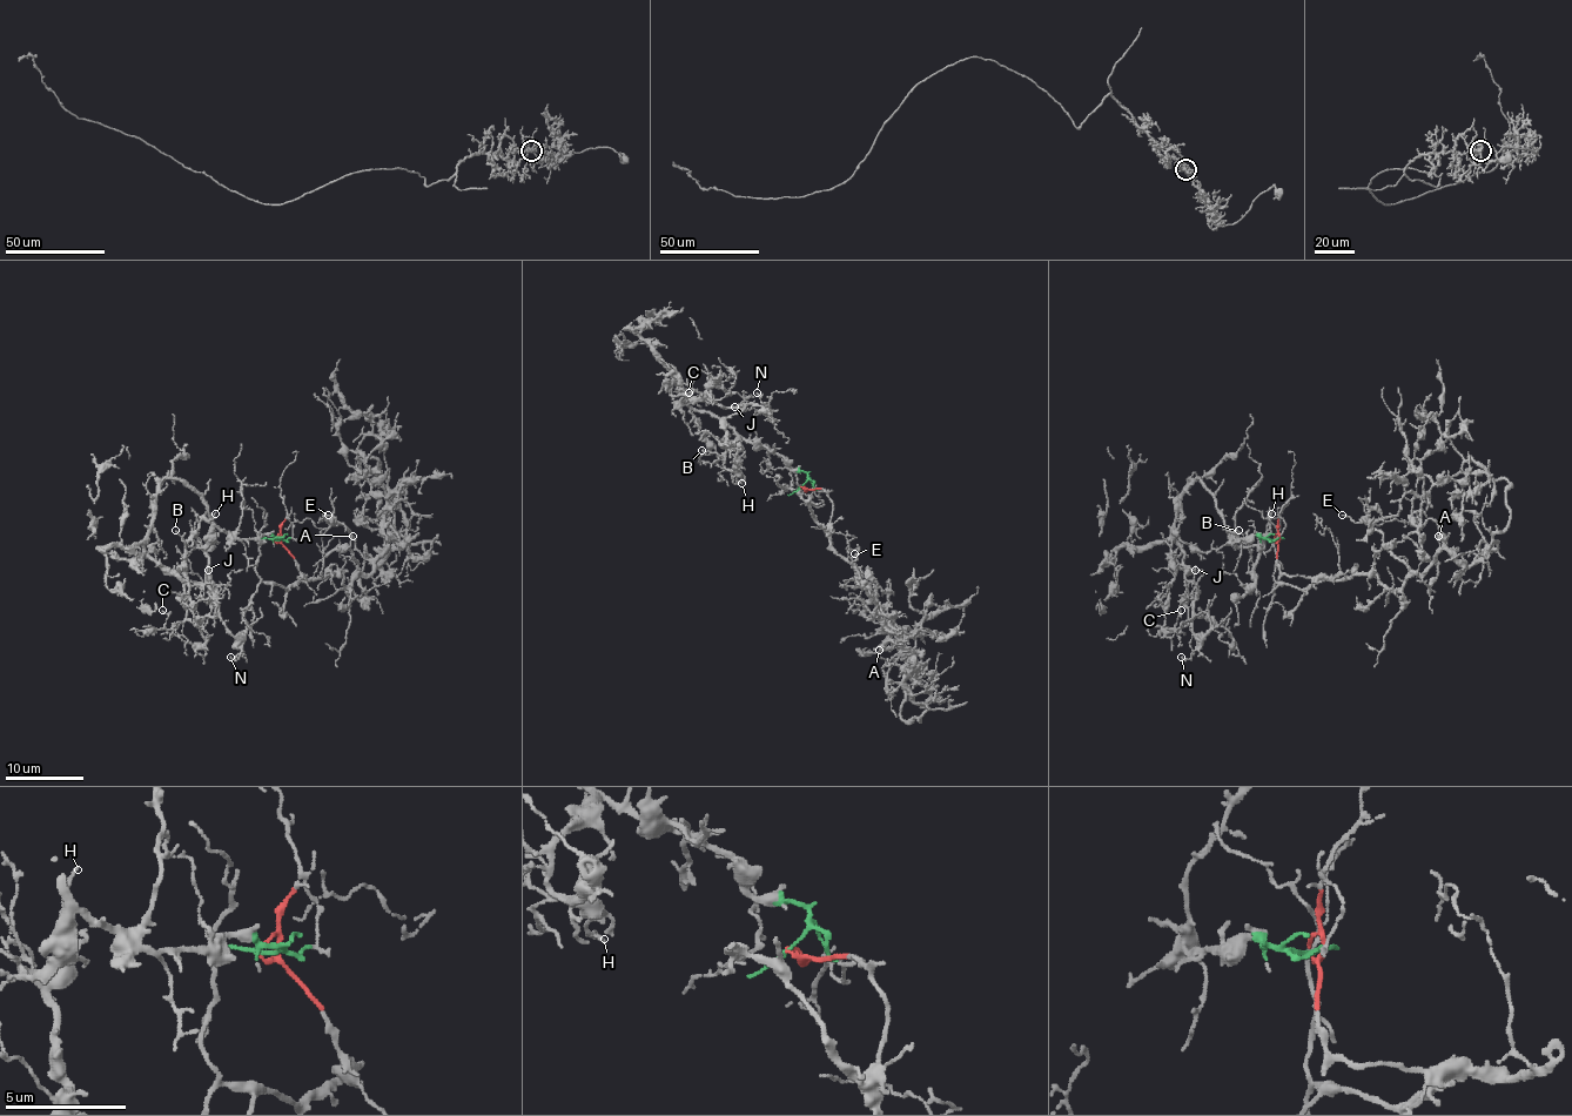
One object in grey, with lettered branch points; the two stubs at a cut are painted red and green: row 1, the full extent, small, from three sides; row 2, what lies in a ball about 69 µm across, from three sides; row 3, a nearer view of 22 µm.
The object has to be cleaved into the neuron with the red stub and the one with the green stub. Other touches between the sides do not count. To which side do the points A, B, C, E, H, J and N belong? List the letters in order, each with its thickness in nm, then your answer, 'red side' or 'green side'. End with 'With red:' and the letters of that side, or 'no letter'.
A: calibre 170 nm; red side
B: calibre 130 nm; green side
C: calibre 100 nm; green side
E: calibre 150 nm; red side
H: calibre 150 nm; green side
J: calibre 120 nm; green side
N: calibre 160 nm; green side
With red: A, E

